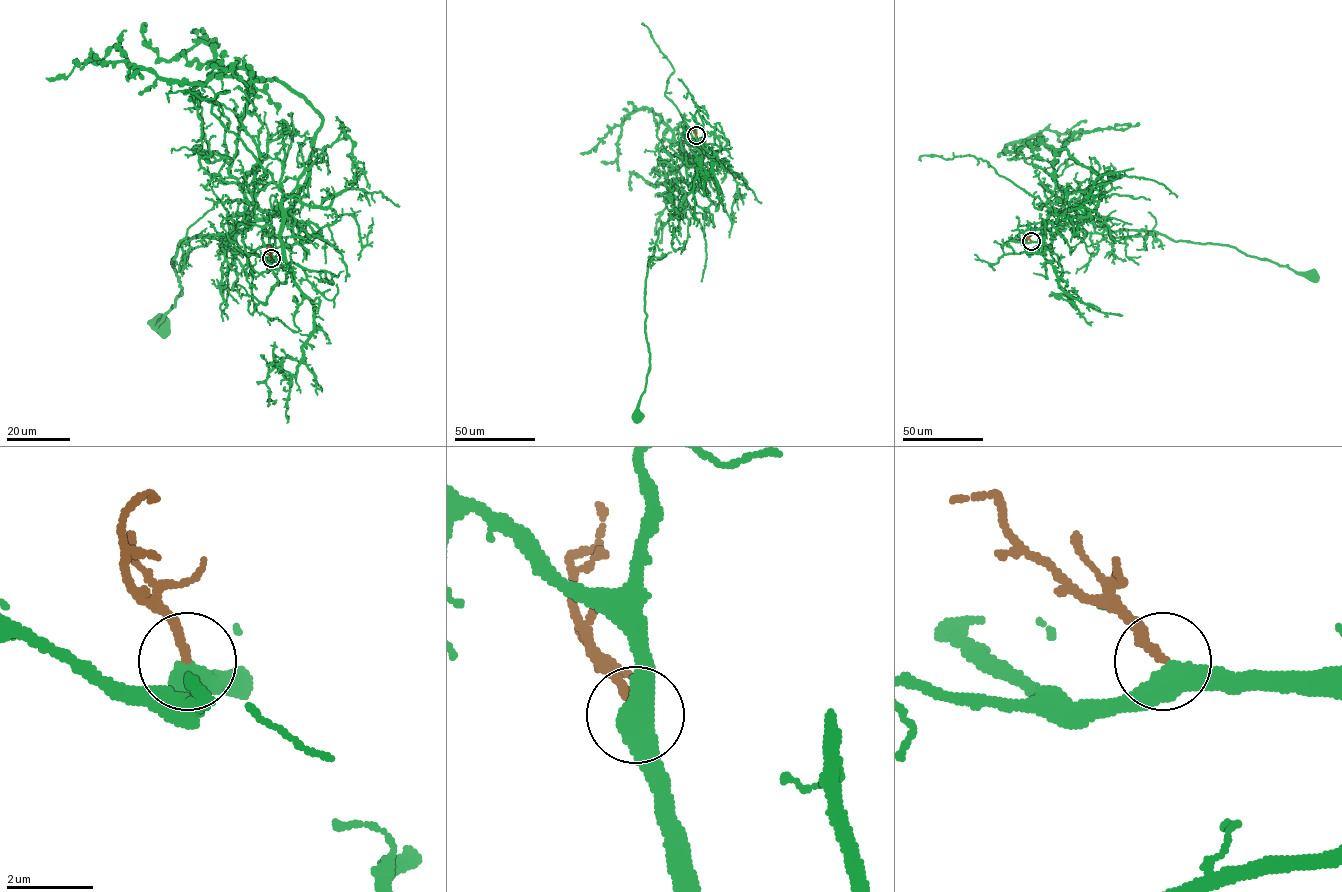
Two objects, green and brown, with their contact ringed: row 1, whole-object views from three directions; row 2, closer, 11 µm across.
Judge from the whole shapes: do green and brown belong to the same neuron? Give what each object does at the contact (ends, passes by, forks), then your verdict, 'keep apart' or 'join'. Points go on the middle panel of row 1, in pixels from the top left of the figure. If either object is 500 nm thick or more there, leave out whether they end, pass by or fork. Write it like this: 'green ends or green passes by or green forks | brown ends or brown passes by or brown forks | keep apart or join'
green passes by | brown ends | join

